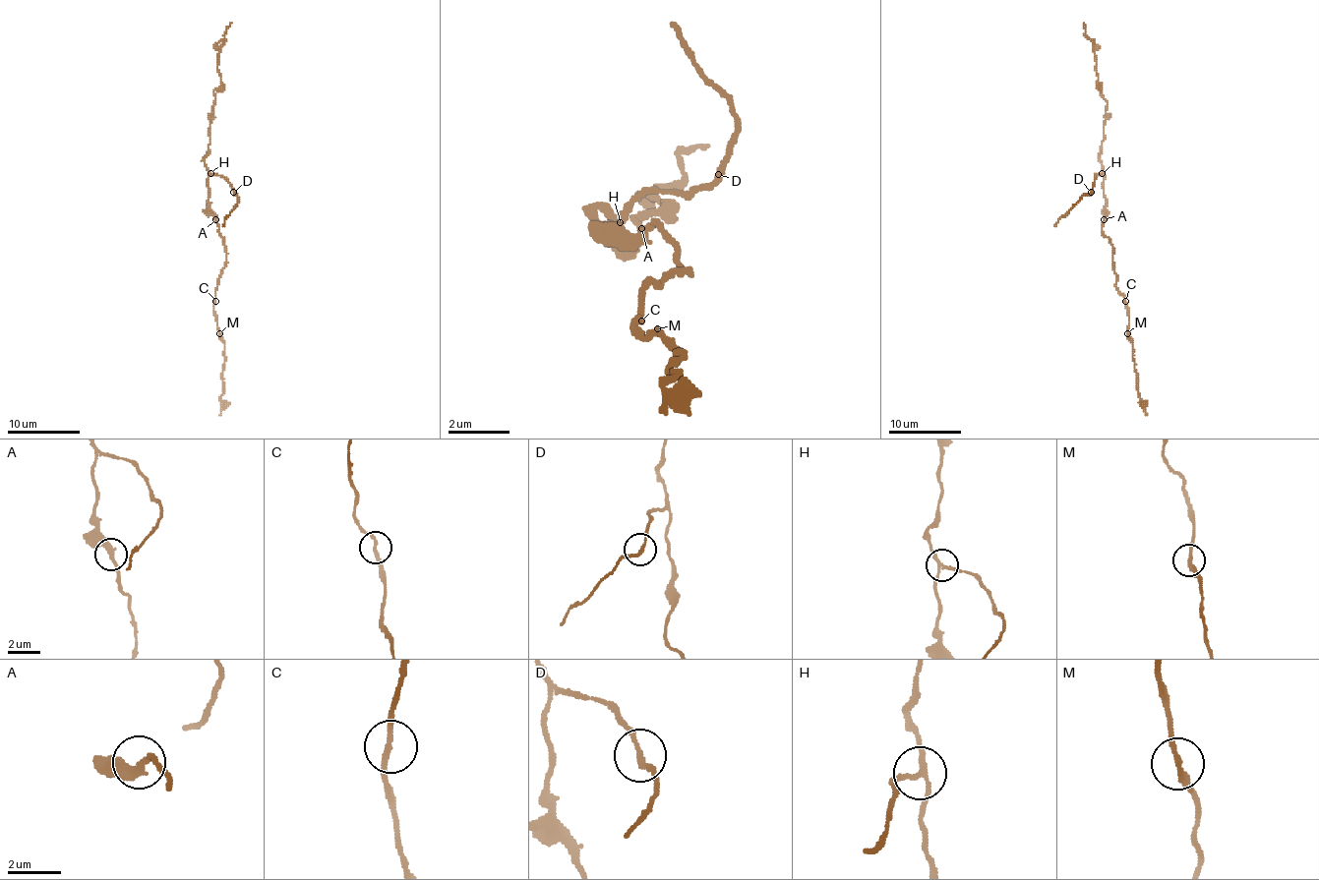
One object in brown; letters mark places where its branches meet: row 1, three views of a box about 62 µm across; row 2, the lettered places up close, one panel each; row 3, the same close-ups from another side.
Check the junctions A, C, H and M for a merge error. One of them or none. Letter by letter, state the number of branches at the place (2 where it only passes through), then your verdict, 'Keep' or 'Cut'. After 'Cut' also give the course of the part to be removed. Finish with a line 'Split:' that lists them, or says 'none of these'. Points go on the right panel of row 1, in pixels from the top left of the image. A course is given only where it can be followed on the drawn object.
A: Branches: 2. Keep
C: Branches: 2. Keep
H: Branches: 3. Cut. Course of the part to remove: (1102, 173), (1095, 175), (1093, 190), (1054, 226)
M: Branches: 2. Keep
Split: H

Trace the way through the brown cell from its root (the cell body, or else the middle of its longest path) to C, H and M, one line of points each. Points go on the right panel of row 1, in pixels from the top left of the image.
C: (1106, 219), (1102, 231), (1112, 246), (1116, 290), (1125, 301)
H: (1106, 219), (1102, 173)
M: (1106, 219), (1102, 231), (1112, 246), (1116, 290), (1125, 299), (1127, 306), (1127, 333)

